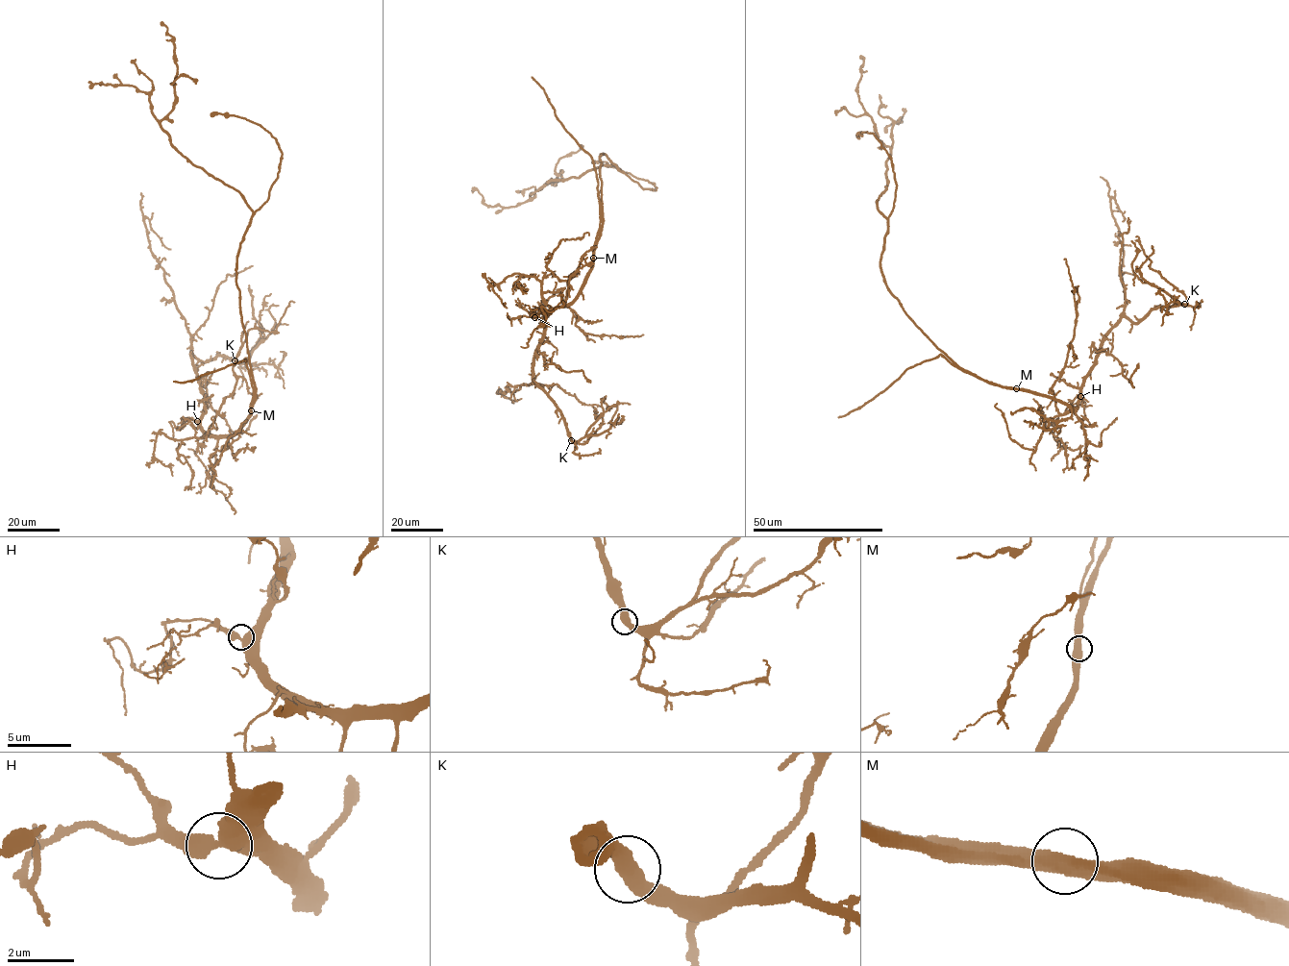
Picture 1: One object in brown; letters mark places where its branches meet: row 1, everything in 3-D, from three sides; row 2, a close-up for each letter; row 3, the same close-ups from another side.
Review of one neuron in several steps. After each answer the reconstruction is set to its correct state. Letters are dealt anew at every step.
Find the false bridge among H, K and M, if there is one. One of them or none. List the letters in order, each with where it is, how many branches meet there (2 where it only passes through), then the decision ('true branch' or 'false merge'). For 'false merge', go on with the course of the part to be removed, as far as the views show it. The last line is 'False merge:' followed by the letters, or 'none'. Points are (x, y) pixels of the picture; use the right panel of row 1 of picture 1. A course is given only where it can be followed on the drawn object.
H: place (1080, 396); branches 2; true branch
K: place (1184, 304); branches 2; true branch
M: place (1016, 388); branches 2; true branch
False merge: none

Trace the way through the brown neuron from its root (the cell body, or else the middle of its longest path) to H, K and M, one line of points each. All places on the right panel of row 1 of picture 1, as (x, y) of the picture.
H: (966, 371), (1003, 386), (1027, 389), (1059, 400), (1074, 408), (1080, 396)
K: (966, 371), (1077, 408), (1083, 381), (1111, 327), (1122, 317), (1137, 323), (1152, 309), (1184, 304)
M: (966, 371), (1003, 386), (1016, 388)

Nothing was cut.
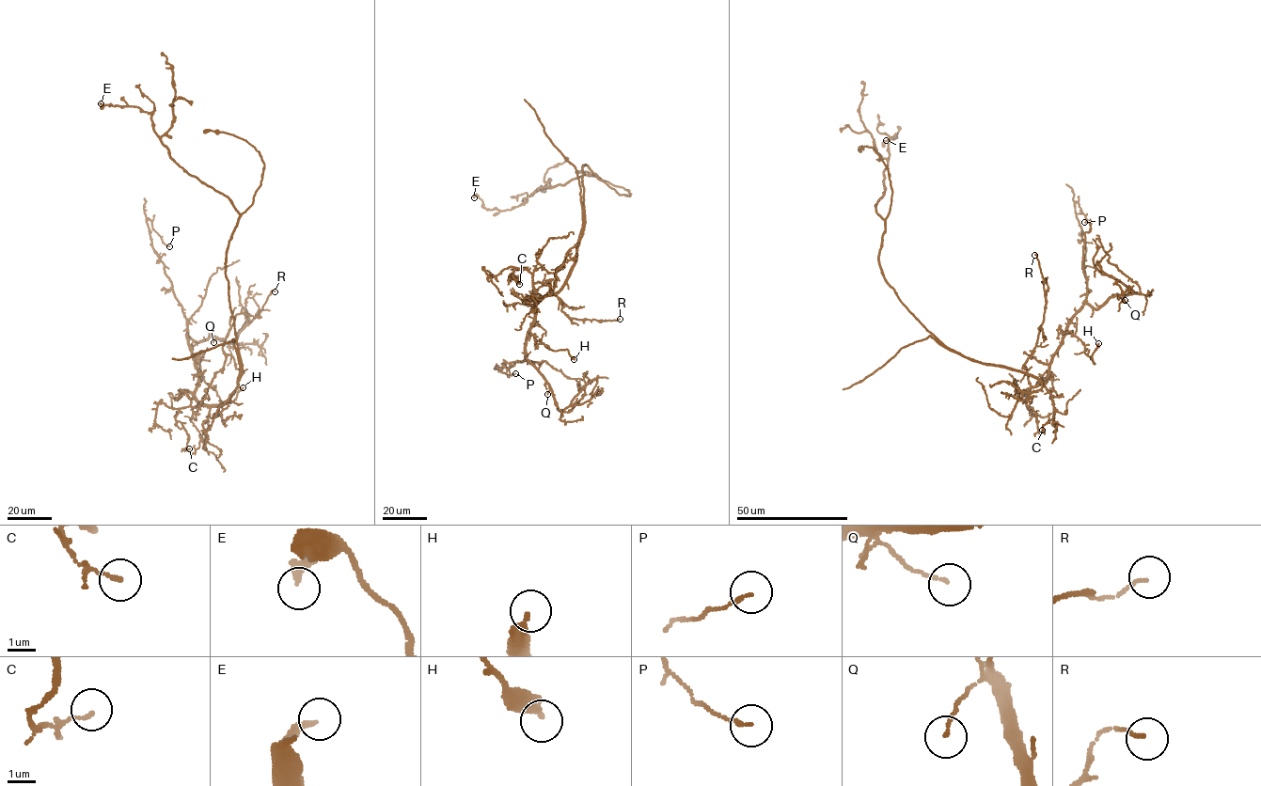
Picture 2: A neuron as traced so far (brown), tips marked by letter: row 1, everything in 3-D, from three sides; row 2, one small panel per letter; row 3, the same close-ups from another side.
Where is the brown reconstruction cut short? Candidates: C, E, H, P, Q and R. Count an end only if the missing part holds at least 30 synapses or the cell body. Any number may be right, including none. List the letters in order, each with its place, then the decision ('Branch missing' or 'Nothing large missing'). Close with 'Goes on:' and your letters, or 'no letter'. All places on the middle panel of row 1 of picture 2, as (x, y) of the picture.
C: Place: (519, 284). Nothing large missing
E: Place: (474, 197). Nothing large missing
H: Place: (574, 359). Nothing large missing
P: Place: (515, 373). Nothing large missing
Q: Place: (547, 394). Nothing large missing
R: Place: (620, 319). Nothing large missing
Goes on: no letter

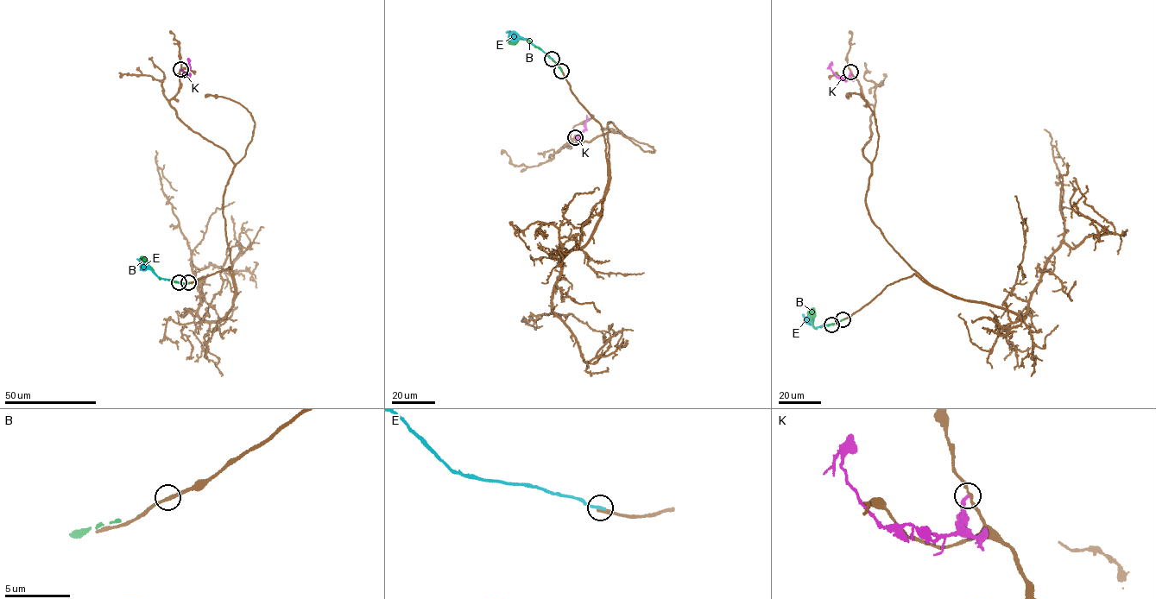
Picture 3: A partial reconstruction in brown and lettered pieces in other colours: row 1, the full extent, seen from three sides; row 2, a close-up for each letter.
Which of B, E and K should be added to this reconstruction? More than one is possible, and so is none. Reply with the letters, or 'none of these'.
none of these

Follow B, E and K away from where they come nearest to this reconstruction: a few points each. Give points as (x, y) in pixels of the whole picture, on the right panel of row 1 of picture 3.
B: (843, 319), (815, 328), (811, 319), (814, 311), (811, 309)
E: (831, 324), (815, 328), (804, 314)
K: (850, 72), (846, 78), (836, 76), (830, 67), (831, 61)

